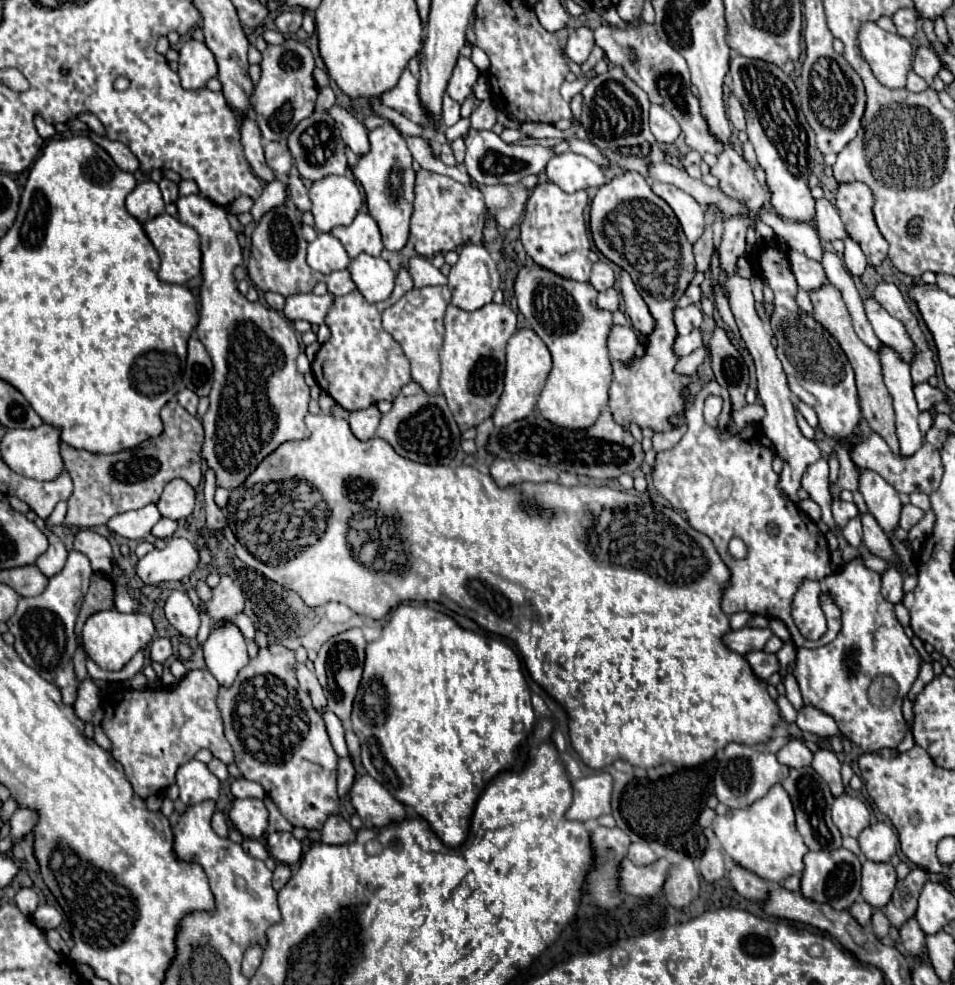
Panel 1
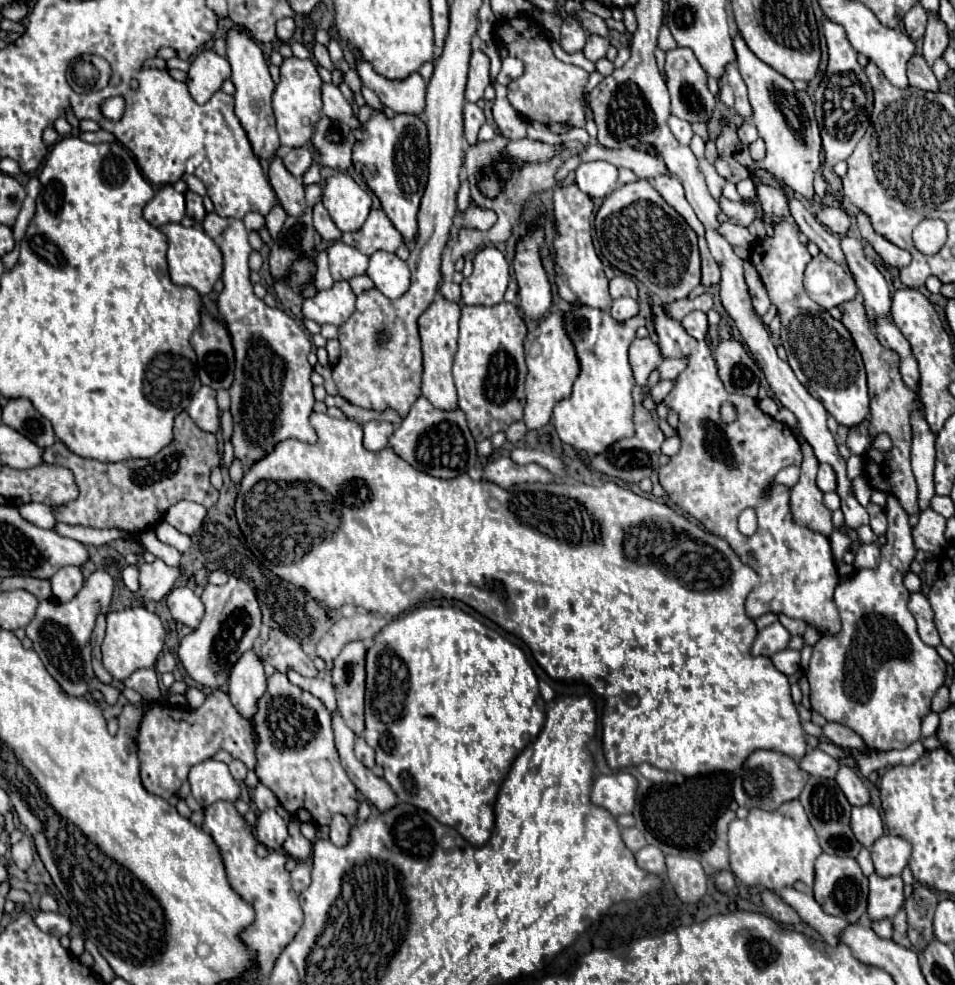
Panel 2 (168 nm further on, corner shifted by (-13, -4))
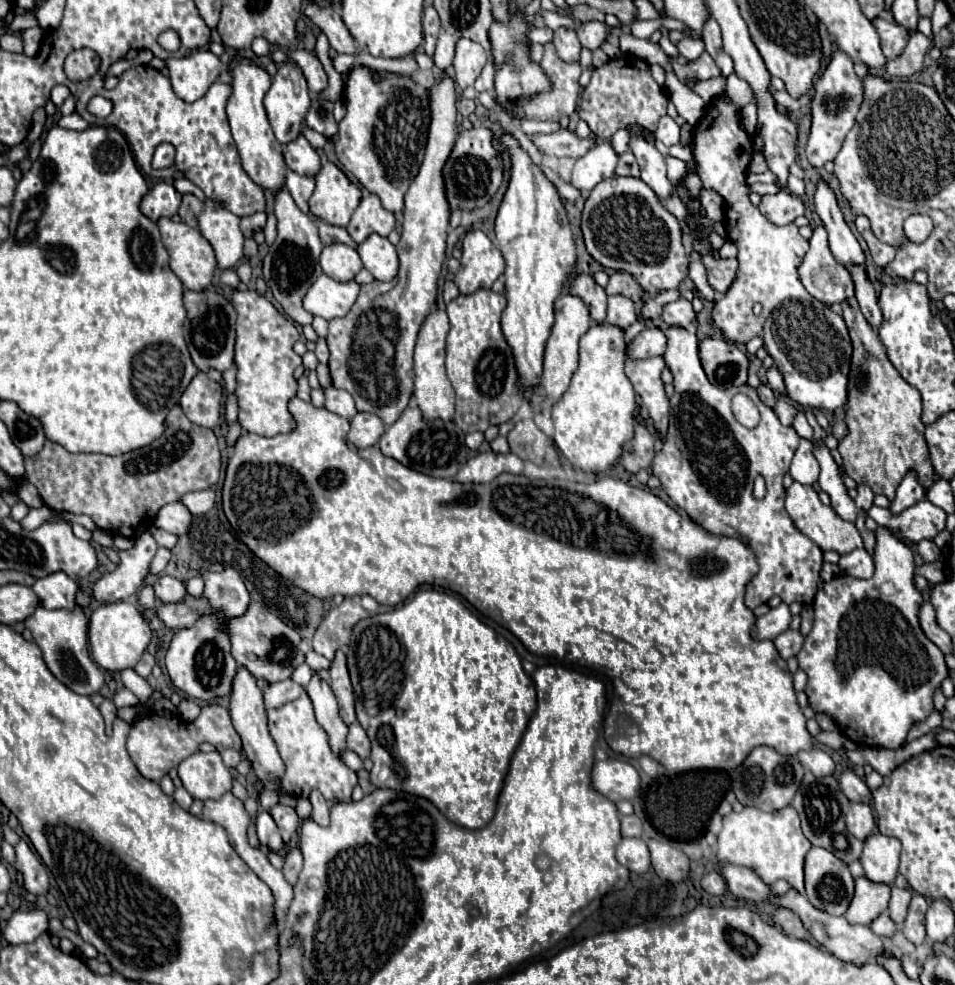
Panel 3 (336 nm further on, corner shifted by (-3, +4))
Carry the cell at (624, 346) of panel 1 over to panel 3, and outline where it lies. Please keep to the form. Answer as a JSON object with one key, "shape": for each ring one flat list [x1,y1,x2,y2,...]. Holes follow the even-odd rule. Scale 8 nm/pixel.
{"shape":[[653,327,653,329,643,329,629,345,627,345,627,357,633,361,639,359,647,359,647,357,655,357,655,355,663,355,667,345,665,335,661,333,661,329]]}

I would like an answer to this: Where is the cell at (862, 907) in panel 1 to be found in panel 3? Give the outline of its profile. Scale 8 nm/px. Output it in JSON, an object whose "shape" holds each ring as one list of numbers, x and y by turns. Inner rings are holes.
{"shape":[[887,911,881,913,881,917,877,917,869,927,871,927,873,933,879,935,879,937,891,937,891,935,895,933,895,923,891,921,891,917,889,917]]}

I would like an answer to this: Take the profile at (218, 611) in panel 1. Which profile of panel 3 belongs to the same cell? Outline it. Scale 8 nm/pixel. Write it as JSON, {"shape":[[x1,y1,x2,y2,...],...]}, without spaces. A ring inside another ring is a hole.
{"shape":[[225,566,221,573,205,571,203,581,205,581,203,597,209,601,209,609,201,613,201,617,195,621,193,627,179,629,173,635,167,649,165,665,177,689,185,691,191,699,201,699,209,703,215,701,217,697,227,697,231,693,231,681,237,671,237,661,233,661,229,649,225,619,241,617,241,613,245,613,245,609,249,607,251,599,242,575,233,567]]}

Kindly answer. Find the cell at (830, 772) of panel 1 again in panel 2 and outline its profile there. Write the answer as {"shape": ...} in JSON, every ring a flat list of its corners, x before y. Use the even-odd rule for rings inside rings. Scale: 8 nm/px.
{"shape":[[841,765,841,769,839,769,839,773,837,773,835,779,839,781,839,787,843,789,843,793,845,793,845,797,849,799,851,805,857,805,857,807,869,805,867,785,865,785,865,781,859,777,857,771,849,769,847,765]]}

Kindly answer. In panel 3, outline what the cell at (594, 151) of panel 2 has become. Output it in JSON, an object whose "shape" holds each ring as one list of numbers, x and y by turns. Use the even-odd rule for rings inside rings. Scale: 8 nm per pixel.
{"shape":[[619,129,613,137,611,137,611,147,615,149,617,155,629,151,629,141,631,141,631,135,627,129]]}

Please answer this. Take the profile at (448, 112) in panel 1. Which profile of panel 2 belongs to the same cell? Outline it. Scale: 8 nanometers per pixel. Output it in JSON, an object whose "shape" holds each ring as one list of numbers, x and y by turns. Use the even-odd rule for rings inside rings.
{"shape":[[465,103,465,139,469,145,477,141,477,131,485,123,483,111,475,103]]}

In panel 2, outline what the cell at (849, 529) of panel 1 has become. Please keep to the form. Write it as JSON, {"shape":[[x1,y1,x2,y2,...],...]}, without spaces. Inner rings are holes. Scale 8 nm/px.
{"shape":[[863,543,855,555,855,561,853,561,853,567,859,571,859,569,877,569,879,565,879,547,875,543]]}

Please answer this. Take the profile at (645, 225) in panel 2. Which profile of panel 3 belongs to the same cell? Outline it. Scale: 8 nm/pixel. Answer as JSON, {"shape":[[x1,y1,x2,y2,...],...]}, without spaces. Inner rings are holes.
{"shape":[[637,177,605,179,585,201,581,231,587,251,603,267,627,271,651,295,665,289,677,289,687,277,689,257,681,241,681,225,655,195,655,191]]}

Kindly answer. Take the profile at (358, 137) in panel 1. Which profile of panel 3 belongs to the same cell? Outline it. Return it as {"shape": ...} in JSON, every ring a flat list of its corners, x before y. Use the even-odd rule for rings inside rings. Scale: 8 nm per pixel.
{"shape":[[285,49,289,61,297,63,303,69,303,75,309,83,309,91,311,93,321,93,323,89,327,89,327,75,319,63,319,59,311,53,311,51,291,51]]}

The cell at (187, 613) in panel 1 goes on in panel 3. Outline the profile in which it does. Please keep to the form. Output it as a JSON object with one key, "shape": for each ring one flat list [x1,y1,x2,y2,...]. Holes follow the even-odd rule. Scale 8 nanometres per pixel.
{"shape":[[169,575,159,577,159,581,155,583,153,589,155,589,155,597,159,601,169,601,169,603,181,601,181,597,185,597,185,593,187,593,183,581,179,581,175,577,169,577]]}

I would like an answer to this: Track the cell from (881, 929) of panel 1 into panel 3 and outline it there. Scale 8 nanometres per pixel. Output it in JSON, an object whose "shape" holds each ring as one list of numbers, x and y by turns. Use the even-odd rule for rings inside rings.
{"shape":[[891,885,891,899,889,899,889,917,895,921,897,927,903,925,909,909,909,901,913,897,911,889,899,889]]}

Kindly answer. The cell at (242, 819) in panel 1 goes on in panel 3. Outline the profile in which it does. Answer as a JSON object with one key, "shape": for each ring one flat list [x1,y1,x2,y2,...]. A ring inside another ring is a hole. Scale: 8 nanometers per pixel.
{"shape":[[259,811,257,819,255,819,255,825,257,825,257,837,259,837,261,845,269,847,271,851,281,853,283,841,281,841,281,835,279,835,279,829,277,829,273,817,267,811]]}

